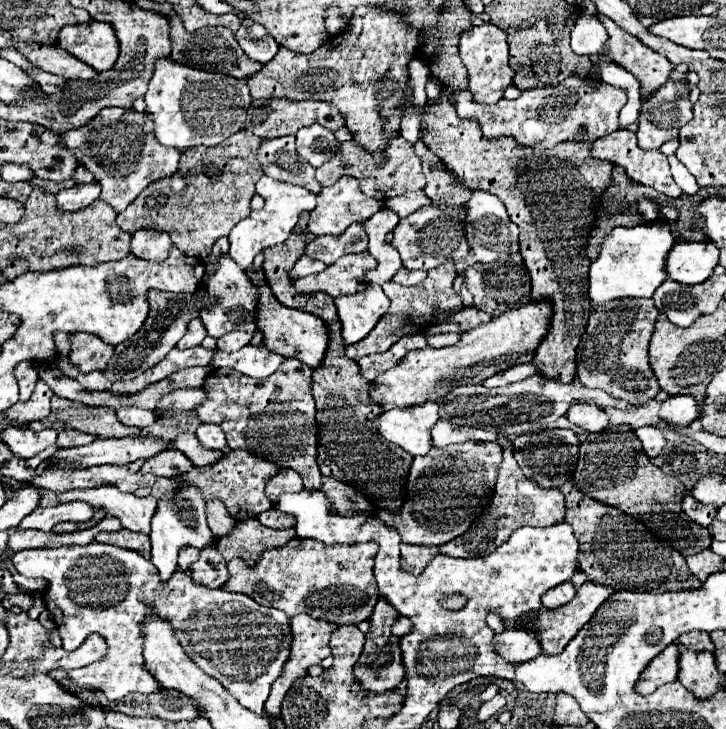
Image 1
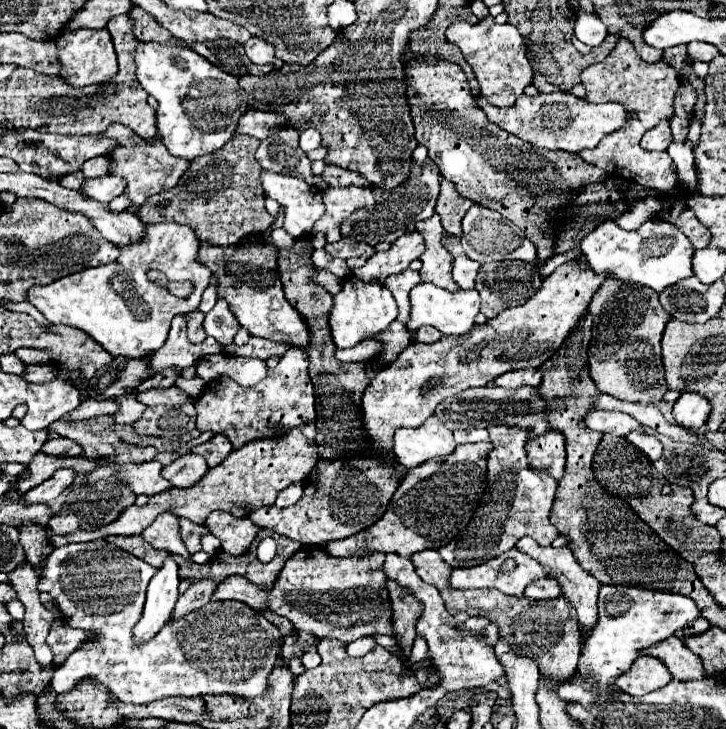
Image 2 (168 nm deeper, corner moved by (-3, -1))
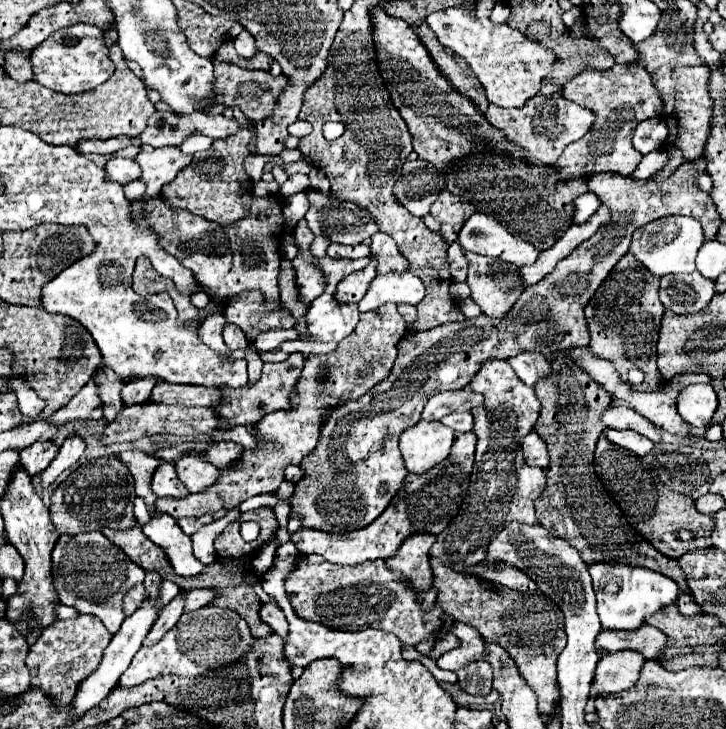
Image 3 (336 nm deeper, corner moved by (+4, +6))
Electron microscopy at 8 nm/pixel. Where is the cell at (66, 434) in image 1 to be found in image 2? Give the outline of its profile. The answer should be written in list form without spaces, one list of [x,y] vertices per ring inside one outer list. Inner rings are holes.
[[[53,437],[47,441],[47,445],[43,445],[43,453],[55,455],[55,457],[73,457],[83,453],[83,449],[77,445],[77,441],[71,441],[65,437]]]

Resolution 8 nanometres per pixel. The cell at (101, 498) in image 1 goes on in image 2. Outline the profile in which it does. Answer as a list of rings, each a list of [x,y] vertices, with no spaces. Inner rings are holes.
[[[161,513],[147,529],[143,529],[143,539],[151,543],[157,549],[165,549],[177,555],[183,555],[187,561],[191,561],[191,555],[187,553],[179,529],[177,529],[177,517],[173,513]]]

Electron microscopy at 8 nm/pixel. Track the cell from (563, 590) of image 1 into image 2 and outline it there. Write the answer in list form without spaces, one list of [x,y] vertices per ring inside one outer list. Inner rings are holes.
[[[551,577],[539,579],[525,589],[525,597],[529,597],[529,599],[555,599],[555,597],[561,597],[561,595],[563,595],[561,585]]]

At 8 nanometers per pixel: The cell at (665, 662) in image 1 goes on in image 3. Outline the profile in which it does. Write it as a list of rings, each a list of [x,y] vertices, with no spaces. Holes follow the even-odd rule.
[[[620,650],[604,654],[596,666],[592,680],[592,696],[612,694],[632,686],[640,678],[644,656],[634,650]]]

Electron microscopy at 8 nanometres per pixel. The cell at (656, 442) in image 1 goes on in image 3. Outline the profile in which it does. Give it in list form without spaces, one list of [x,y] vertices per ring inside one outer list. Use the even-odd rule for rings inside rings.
[[[606,430],[604,432],[604,436],[612,442],[612,444],[616,444],[616,446],[620,446],[620,448],[626,448],[626,450],[630,450],[630,452],[634,452],[634,454],[638,454],[638,456],[644,456],[644,454],[648,454],[650,450],[652,450],[652,442],[648,442],[648,438],[644,438],[642,434],[636,434],[636,432],[632,432],[632,430]]]

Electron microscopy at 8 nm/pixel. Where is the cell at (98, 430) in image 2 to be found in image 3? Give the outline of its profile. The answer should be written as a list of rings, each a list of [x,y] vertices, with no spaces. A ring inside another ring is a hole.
[[[122,452],[118,454],[118,458],[130,468],[132,476],[134,476],[134,484],[136,484],[136,494],[146,502],[148,510],[152,516],[156,516],[156,494],[150,488],[152,482],[152,474],[156,472],[156,468],[160,466],[160,460],[144,454],[144,452]]]

